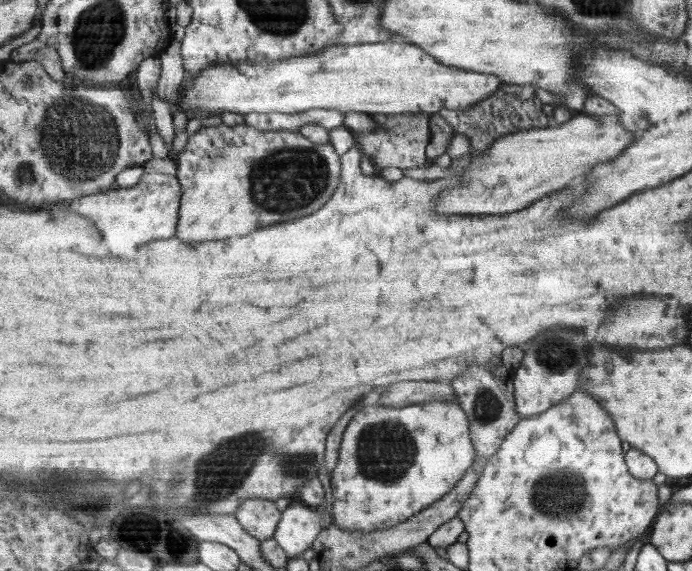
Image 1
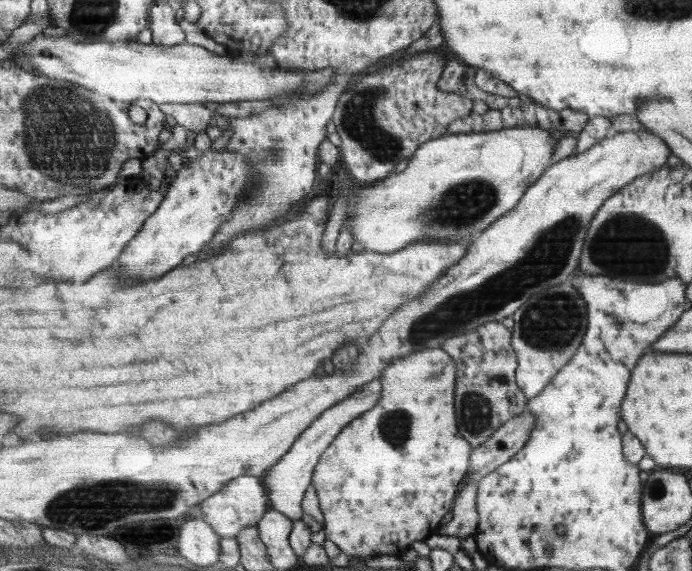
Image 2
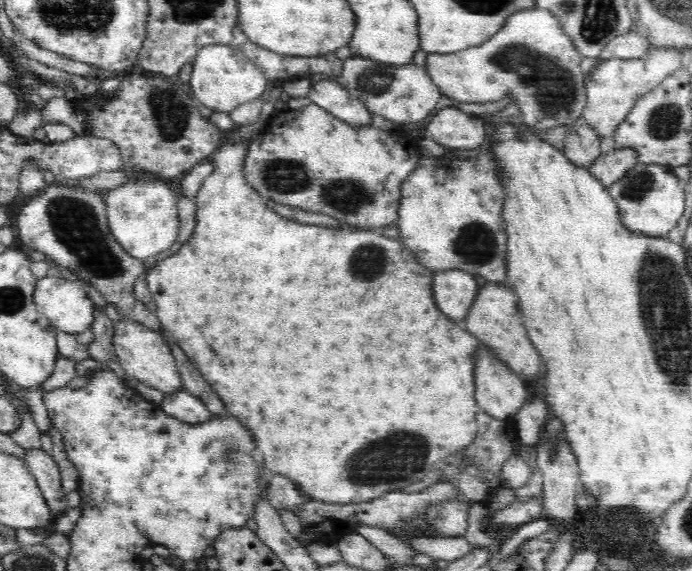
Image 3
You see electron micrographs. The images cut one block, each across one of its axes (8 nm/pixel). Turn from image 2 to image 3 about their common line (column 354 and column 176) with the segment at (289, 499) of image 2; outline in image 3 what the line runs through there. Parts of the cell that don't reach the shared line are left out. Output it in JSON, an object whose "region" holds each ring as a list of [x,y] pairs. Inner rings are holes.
{"region":[[[184,388],[181,392],[166,395],[158,406],[160,411],[178,423],[200,425],[213,418],[202,398],[192,396]]]}

